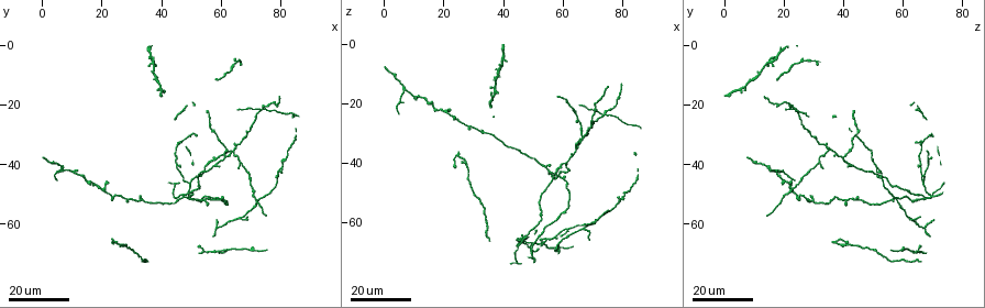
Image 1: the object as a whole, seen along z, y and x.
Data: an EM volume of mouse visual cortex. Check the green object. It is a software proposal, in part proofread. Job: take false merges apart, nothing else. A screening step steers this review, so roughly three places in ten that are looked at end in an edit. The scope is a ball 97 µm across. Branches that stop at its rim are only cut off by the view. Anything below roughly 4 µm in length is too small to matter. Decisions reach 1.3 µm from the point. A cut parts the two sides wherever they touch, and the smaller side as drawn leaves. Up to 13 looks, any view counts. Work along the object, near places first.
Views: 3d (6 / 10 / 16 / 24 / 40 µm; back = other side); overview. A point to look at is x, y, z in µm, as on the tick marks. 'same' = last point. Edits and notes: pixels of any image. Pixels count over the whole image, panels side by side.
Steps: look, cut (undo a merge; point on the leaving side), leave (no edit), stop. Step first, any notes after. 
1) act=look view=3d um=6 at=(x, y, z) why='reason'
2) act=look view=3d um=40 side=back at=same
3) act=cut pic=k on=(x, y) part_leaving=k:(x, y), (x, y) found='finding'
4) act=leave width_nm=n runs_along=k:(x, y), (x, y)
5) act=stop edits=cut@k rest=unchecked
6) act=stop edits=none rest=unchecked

act=look view=3d um=16 at=(58, 29, 44) why='thick turns thin'

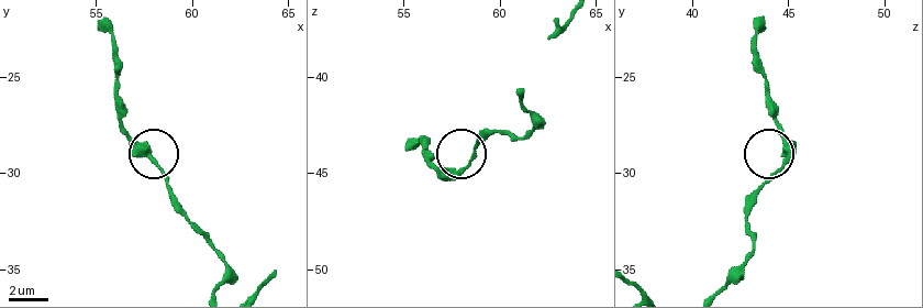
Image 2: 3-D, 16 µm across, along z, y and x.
act=look view=3d um=10 at=(57.9, 29.3, 44.9) why='closer look'

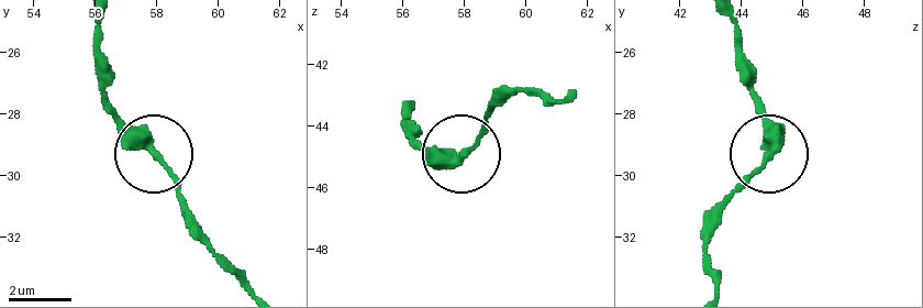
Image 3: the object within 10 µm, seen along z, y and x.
act=leave width_nm=200 runs_along=3:(247, 284), (192, 213), (164, 157), (103, 97) found='continuous, no second neuron'

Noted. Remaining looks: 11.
act=look view=3d um=24 at=(28, 52, 28) why='side arm on a straight run'

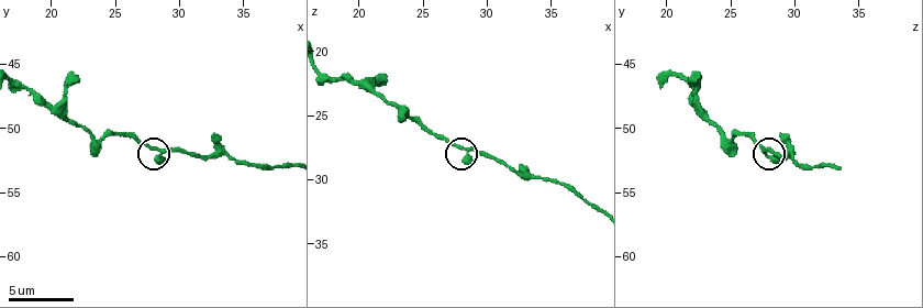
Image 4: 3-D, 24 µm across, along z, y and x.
act=look view=3d um=10 at=(28.6, 51.8, 27.6)

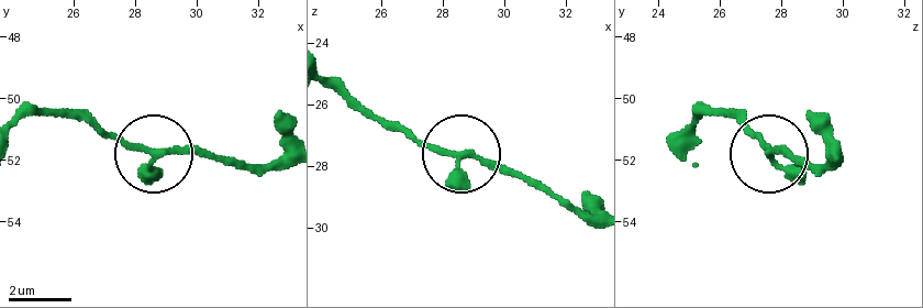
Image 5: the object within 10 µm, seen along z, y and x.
act=leave arms=3 runs_along=5:(593, 215), (467, 156), (420, 145), (399, 130) found='continuous, no second neuron'

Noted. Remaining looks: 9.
act=look view=3d um=16 at=(74, 22, 24) why='four-way junction'

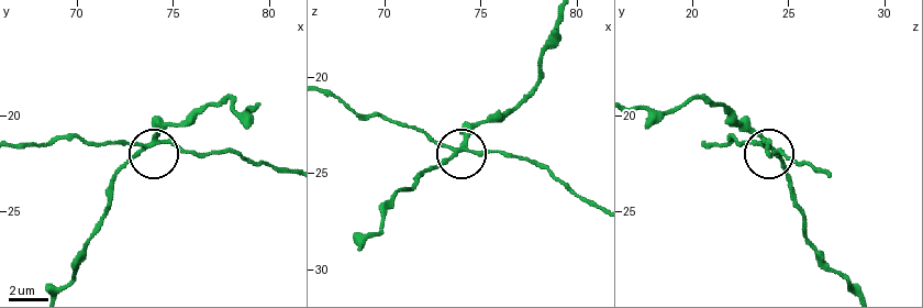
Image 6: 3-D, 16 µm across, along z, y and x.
act=look view=3d um=6 at=(73.8, 21.6, 23.9)

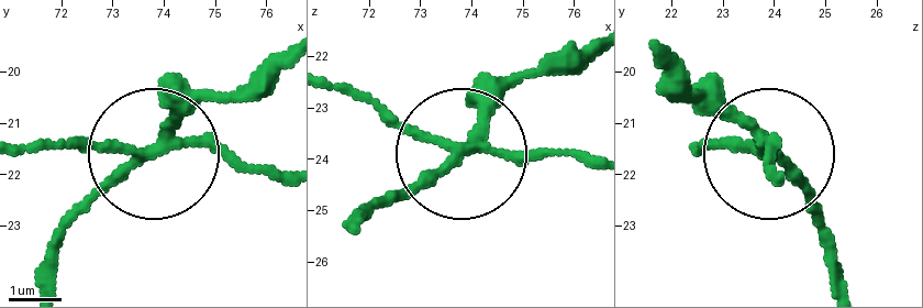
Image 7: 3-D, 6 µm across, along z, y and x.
act=cut pic=7 on=(87, 152) part_leaving=7:(160, 149), (222, 149), (288, 171) found='a second neuron is stuck on'

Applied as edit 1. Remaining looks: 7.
act=look view=3d um=24 at=(65, 34, 36) why='three-way junction'

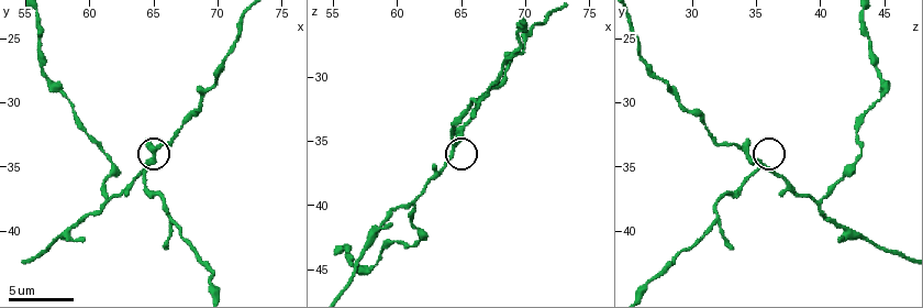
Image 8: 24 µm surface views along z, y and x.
act=look view=3d um=6 at=(64.4, 34.8, 35.4)

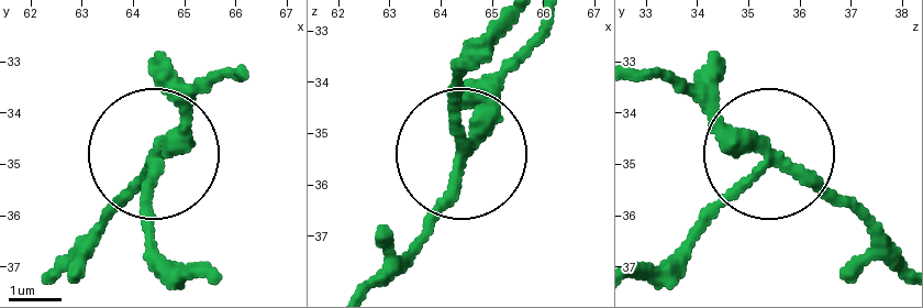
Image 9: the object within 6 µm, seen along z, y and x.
act=cut pic=9 on=(149, 210) side_arm_um=36 part_leaving=9:(153, 167), (153, 233), (184, 273) found='a second neuron is stuck on'

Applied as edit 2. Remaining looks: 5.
act=look view=3d um=6 at=(61.2, 37.6, 39.8) why='three arms meet'

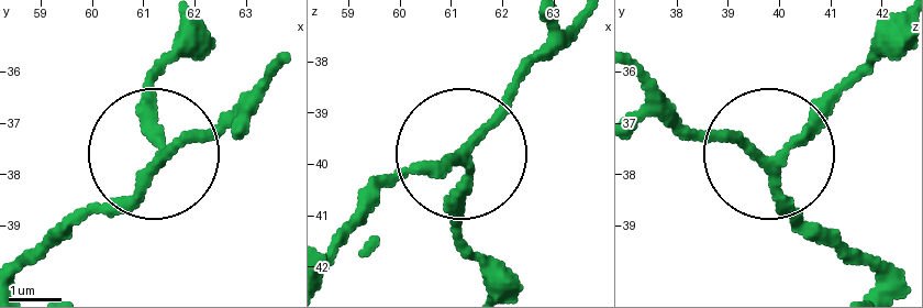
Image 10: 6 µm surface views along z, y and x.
act=leave arms=3 found='continuous, no second neuron'

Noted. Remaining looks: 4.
act=look view=3d um=24 at=(50, 46, 68) why='three-way junction'

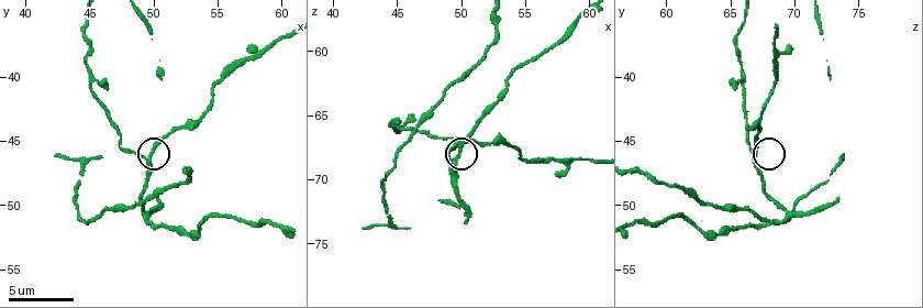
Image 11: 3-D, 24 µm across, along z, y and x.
act=look view=3d um=10 at=(49.8, 46.0, 67.0)

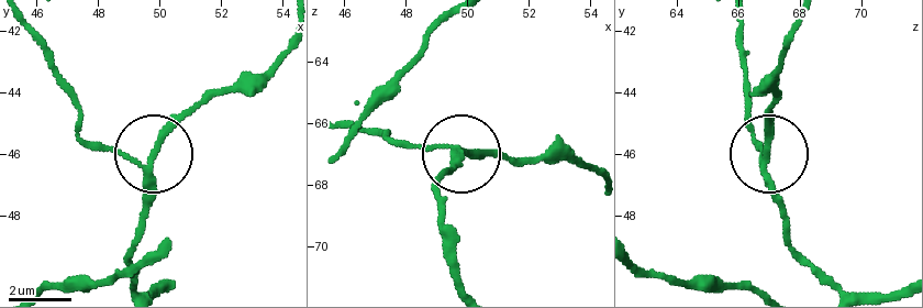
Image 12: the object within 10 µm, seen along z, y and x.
act=leave arms=3 found='all the same neuron'

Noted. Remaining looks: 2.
act=stop edits=cut@7,cut@9 rest=unchecked

